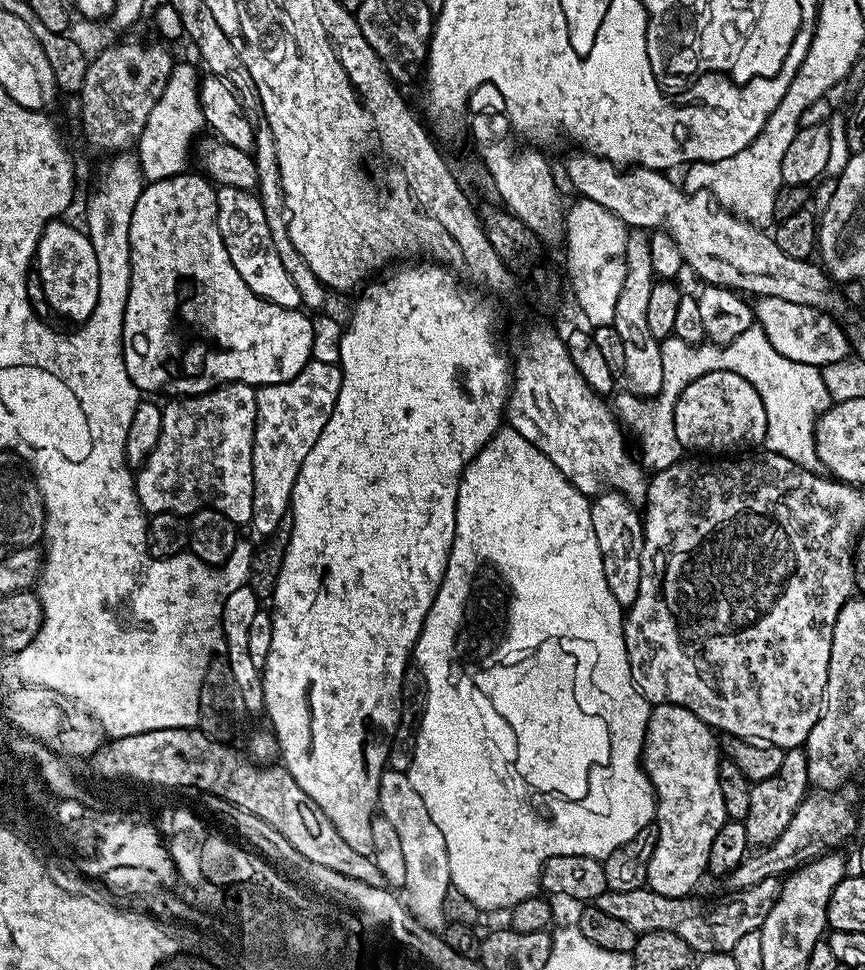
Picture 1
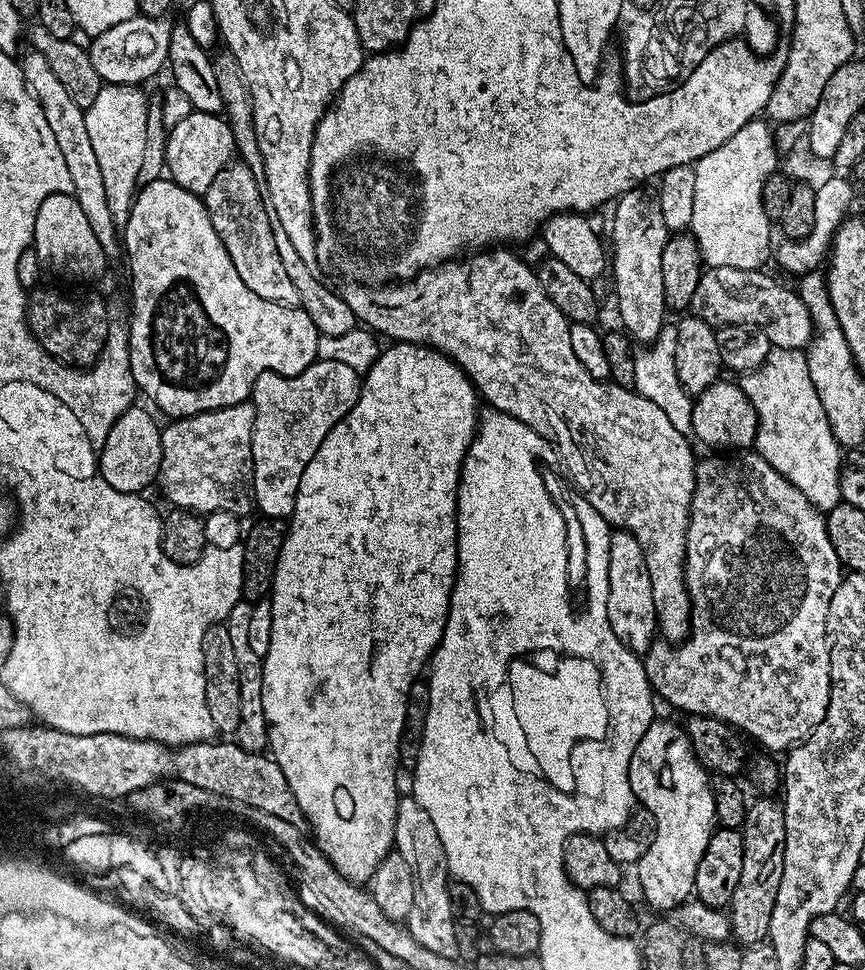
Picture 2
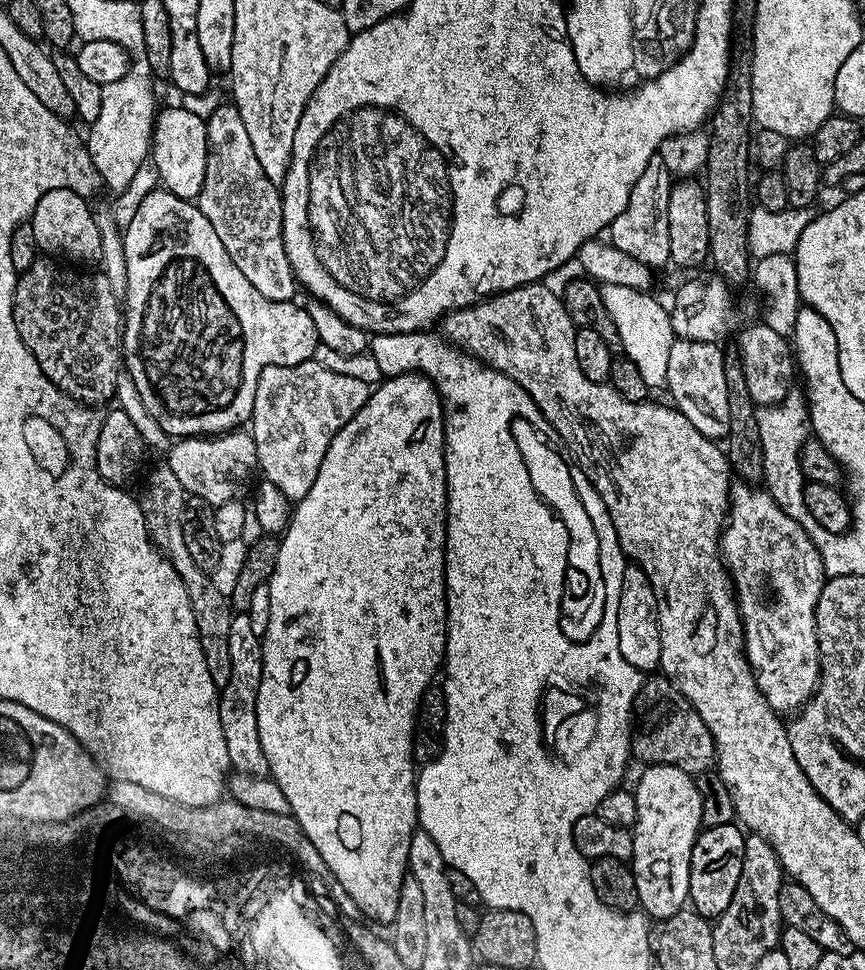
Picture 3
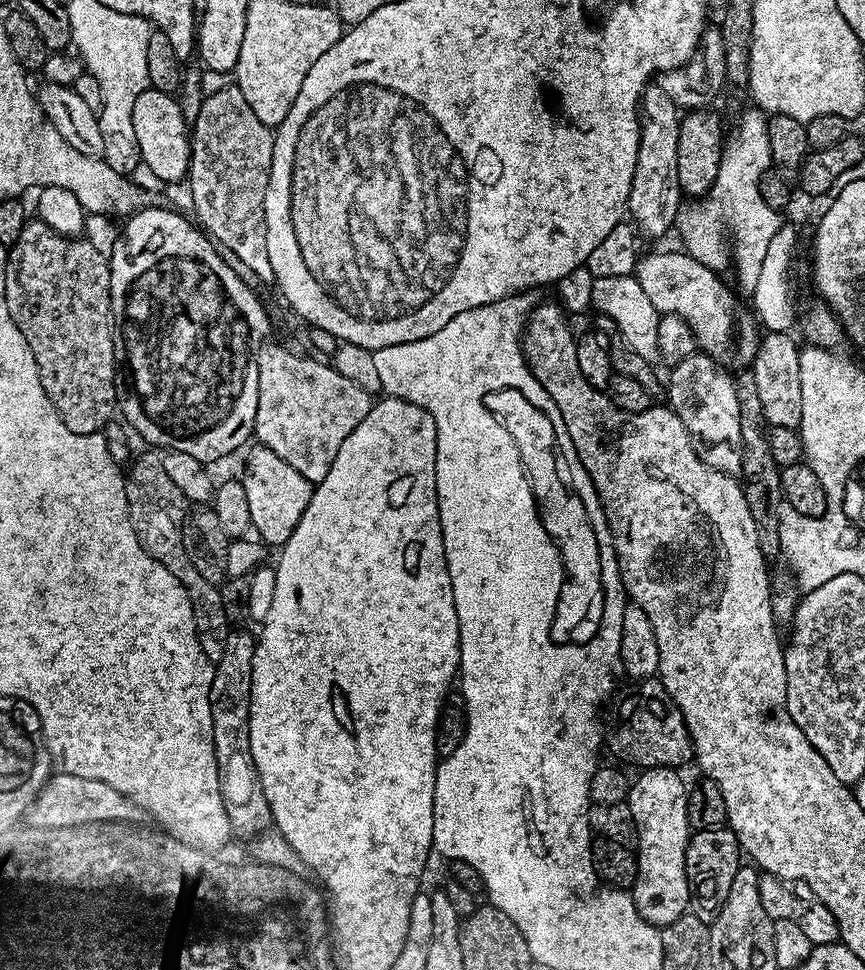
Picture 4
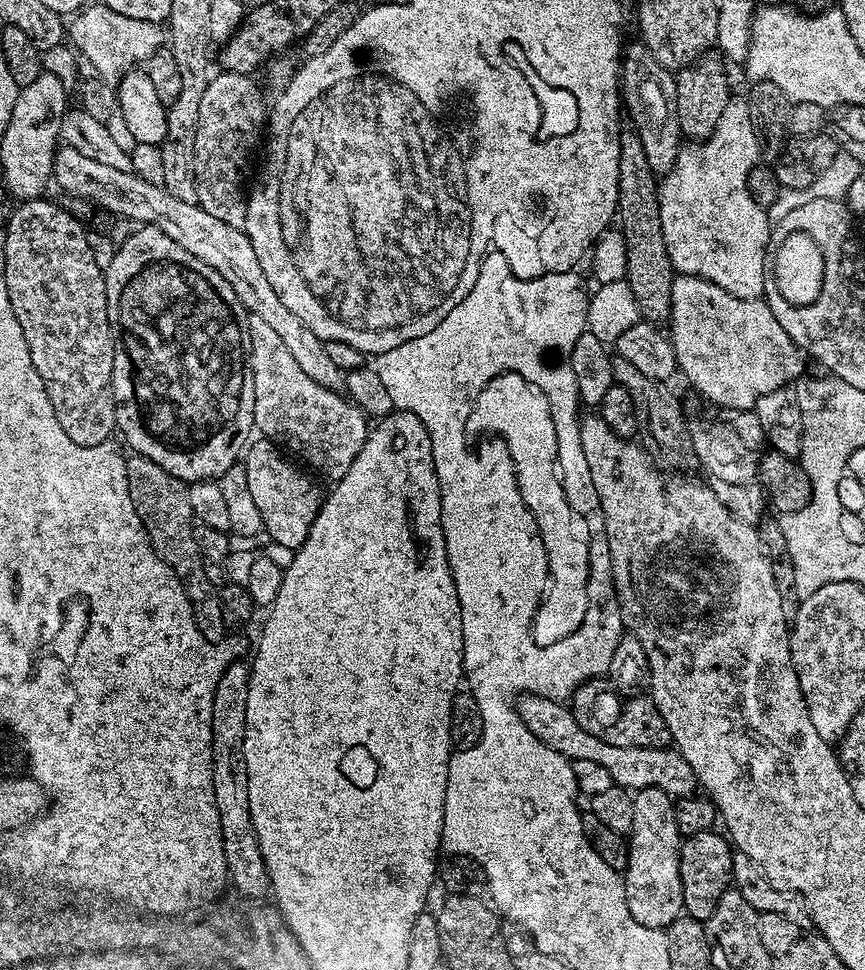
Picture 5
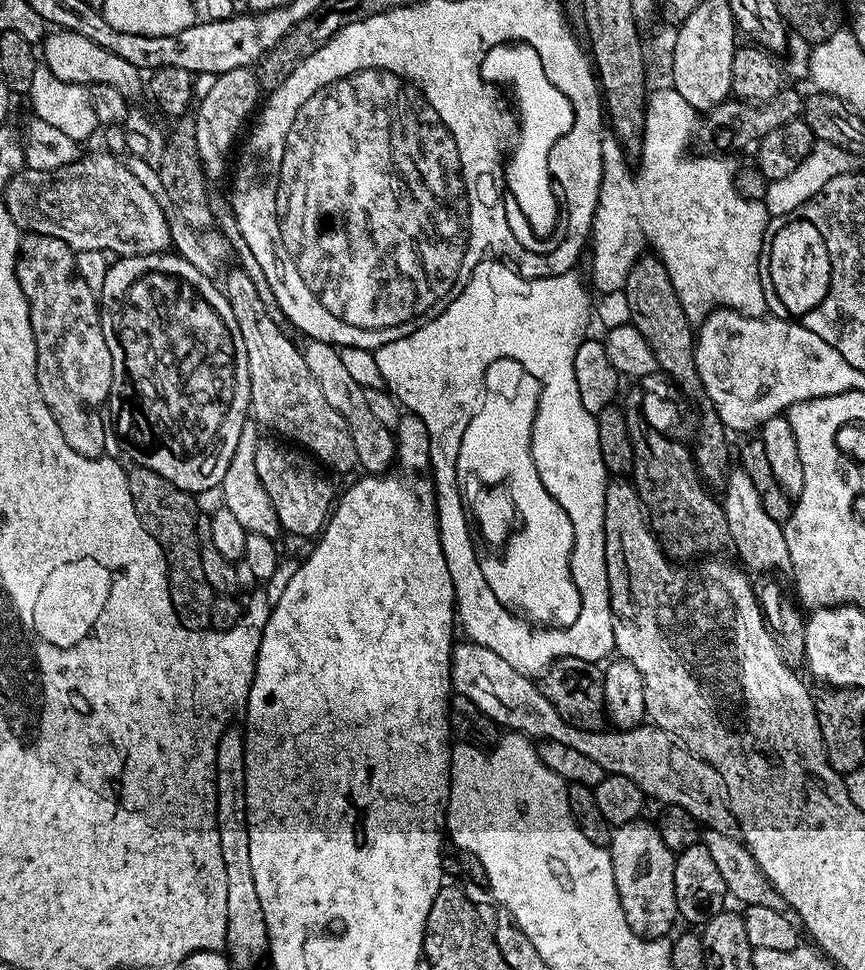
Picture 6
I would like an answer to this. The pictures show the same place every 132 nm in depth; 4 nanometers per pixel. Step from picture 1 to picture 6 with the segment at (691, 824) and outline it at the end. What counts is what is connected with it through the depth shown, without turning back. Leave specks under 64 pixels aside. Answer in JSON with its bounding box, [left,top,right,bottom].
[610,818,677,940]

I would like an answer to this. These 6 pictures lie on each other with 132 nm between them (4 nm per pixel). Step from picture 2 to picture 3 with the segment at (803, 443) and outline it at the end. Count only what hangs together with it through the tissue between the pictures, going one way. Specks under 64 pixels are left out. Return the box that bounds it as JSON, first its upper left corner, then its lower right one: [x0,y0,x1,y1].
[757,390,814,525]

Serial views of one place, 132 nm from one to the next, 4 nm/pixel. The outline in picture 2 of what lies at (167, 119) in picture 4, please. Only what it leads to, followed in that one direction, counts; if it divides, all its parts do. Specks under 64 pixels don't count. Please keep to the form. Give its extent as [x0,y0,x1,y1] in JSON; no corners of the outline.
[164,110,237,194]

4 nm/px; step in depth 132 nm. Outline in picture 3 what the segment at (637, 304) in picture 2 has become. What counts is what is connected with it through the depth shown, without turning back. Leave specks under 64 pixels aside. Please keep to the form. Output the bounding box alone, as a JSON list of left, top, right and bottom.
[610,158,674,270]

